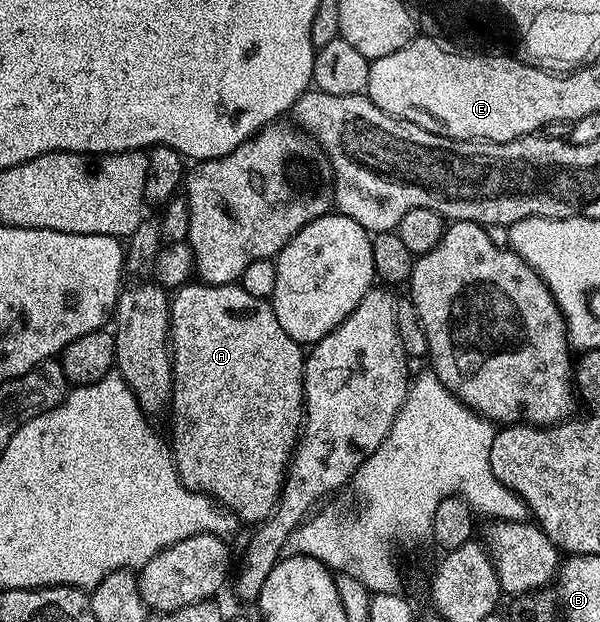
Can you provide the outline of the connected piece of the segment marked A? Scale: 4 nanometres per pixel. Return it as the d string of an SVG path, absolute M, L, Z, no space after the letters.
M190 282L182 284L172 293L169 305L169 339L171 341L173 366L173 391L169 399L167 414L169 424L173 427L171 451L173 464L182 482L192 492L203 492L213 497L222 508L237 515L237 519L246 525L257 526L261 521L268 519L280 500L281 488L284 486L286 472L301 435L303 423L303 409L305 407L305 358L306 353L302 345L297 344L279 326L279 318L275 318L275 310L269 300L260 300L247 294L240 283L235 284L202 284Z

